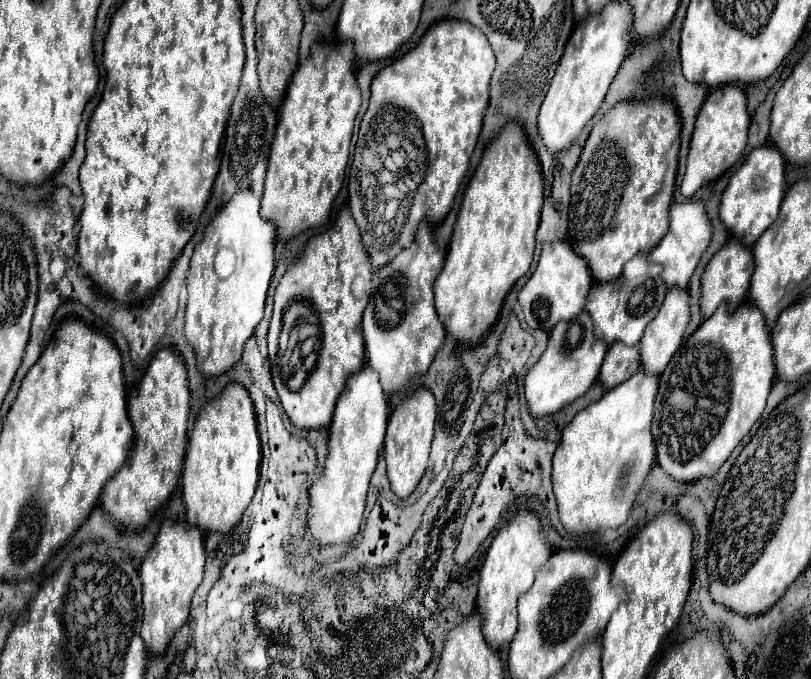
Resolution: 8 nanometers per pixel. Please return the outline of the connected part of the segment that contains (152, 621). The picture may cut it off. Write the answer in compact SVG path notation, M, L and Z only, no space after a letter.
M162 522L160 532L140 566L142 578L142 640L150 654L164 654L174 632L186 622L190 600L204 574L204 532L190 528L186 522Z

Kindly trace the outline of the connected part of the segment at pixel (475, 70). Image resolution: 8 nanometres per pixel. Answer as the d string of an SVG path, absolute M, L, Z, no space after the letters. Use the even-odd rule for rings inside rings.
M442 20L426 30L414 50L374 76L370 106L360 124L348 182L350 210L374 268L382 268L396 256L396 250L412 244L422 218L438 224L450 212L482 128L494 64L494 52L484 32L464 20Z

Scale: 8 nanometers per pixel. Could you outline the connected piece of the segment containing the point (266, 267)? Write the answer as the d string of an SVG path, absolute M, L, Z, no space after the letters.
M240 188L218 210L214 220L206 226L200 244L194 248L188 272L188 304L184 334L188 344L196 352L196 364L204 376L220 376L228 372L240 360L244 342L252 336L254 328L262 320L266 292L274 274L274 244L276 226L260 214L260 196L252 188Z

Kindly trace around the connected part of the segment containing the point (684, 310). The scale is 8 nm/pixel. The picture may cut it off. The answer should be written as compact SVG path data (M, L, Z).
M670 288L668 296L664 298L664 304L660 306L660 312L652 320L652 324L648 324L648 328L644 330L644 336L640 340L640 358L642 358L642 368L646 372L660 374L666 368L666 364L670 362L670 358L682 344L688 322L690 322L690 294L688 294L688 290L686 288Z

